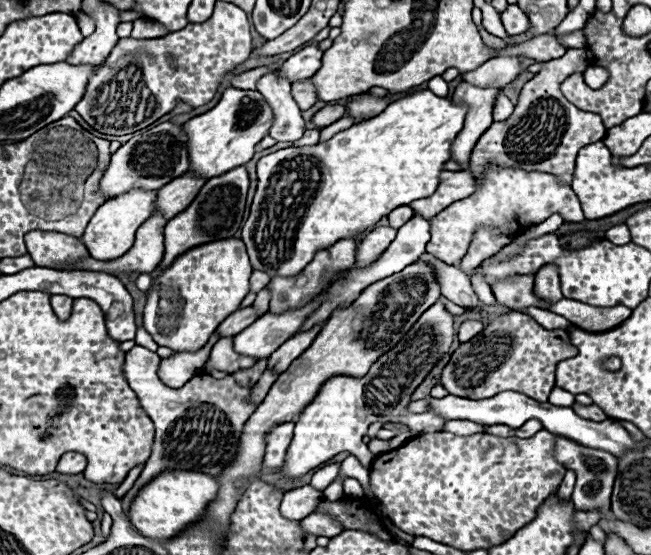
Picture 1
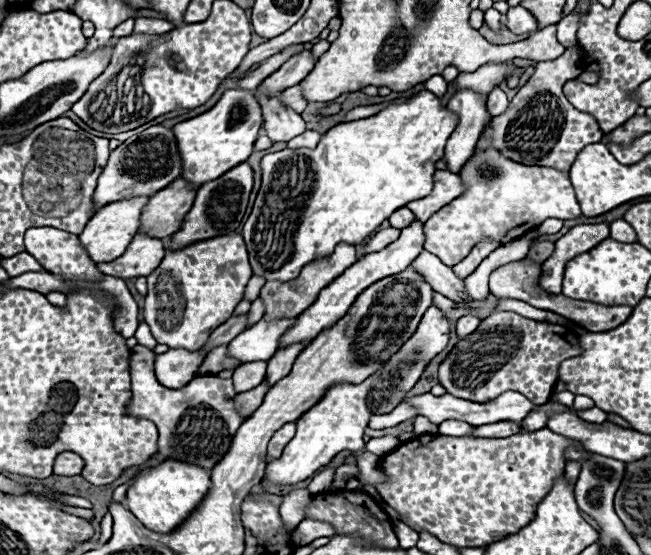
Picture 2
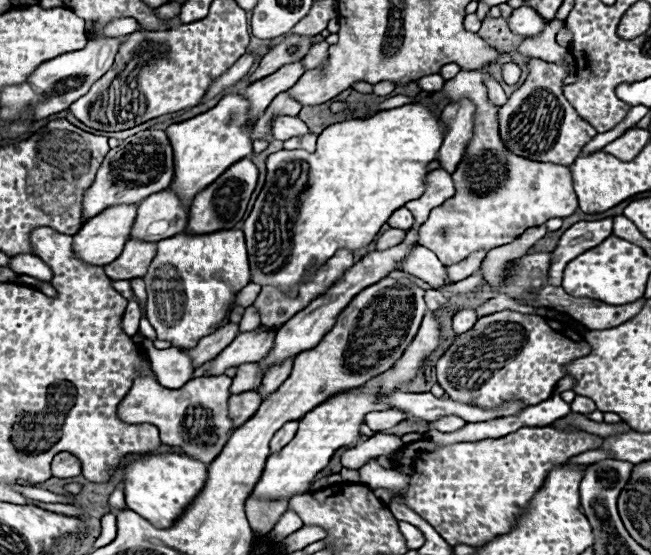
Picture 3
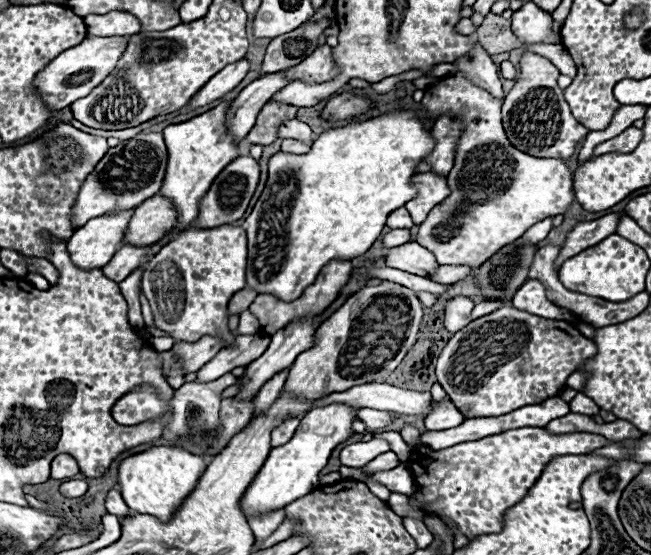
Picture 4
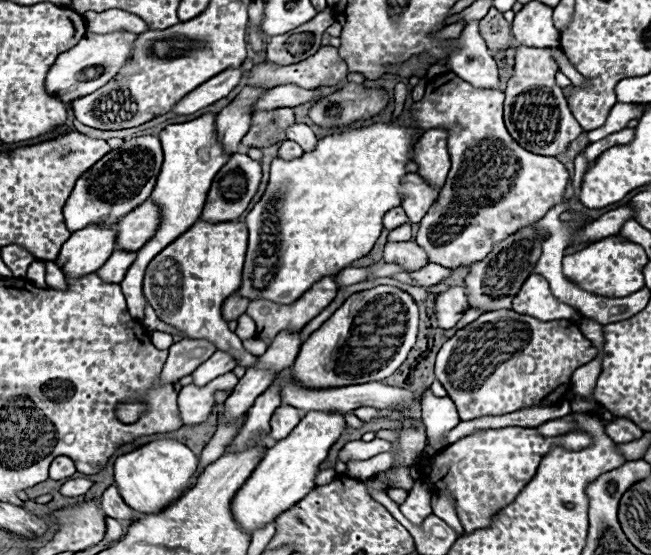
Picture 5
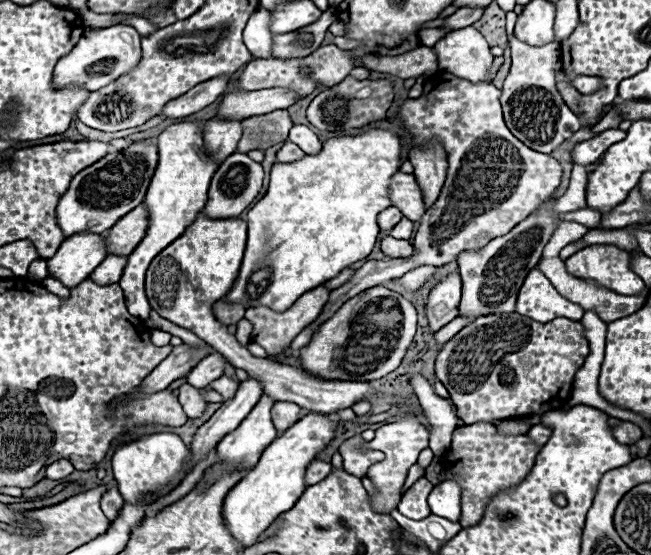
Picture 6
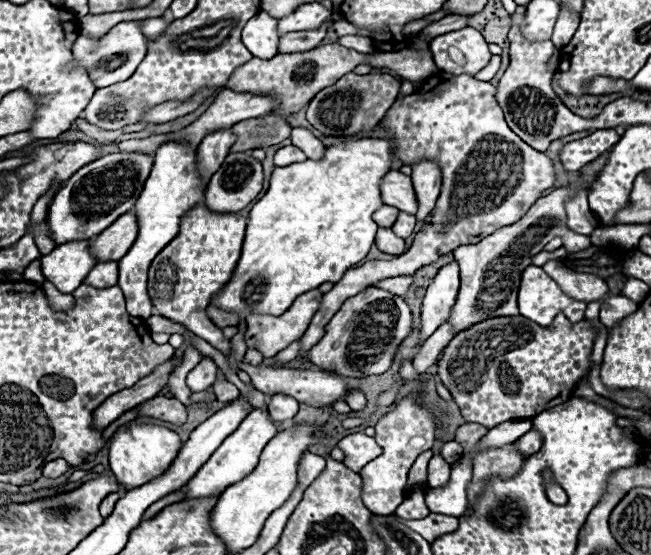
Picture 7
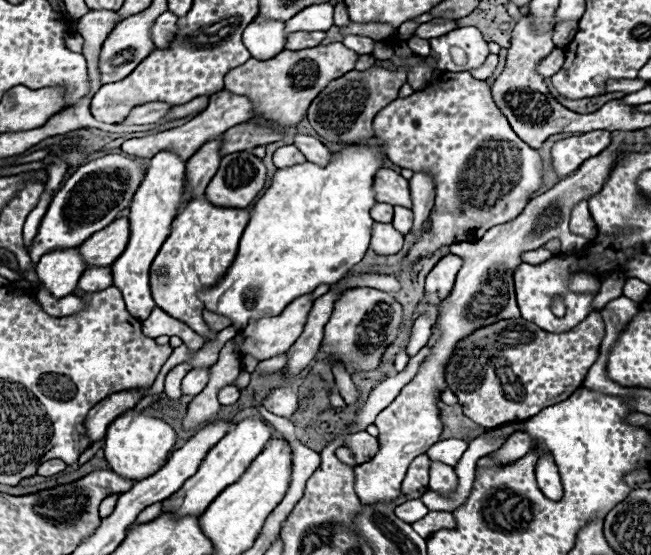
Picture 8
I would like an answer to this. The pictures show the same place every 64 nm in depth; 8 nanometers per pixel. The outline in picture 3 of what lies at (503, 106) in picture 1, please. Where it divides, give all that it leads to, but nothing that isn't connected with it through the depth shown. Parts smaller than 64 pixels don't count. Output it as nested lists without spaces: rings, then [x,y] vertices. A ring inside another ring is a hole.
[[[488,78],[488,80],[486,80],[486,88],[488,88],[488,96],[490,96],[492,104],[502,106],[502,104],[508,100],[506,94],[504,94],[504,90],[502,90],[502,86],[496,82],[496,78]]]

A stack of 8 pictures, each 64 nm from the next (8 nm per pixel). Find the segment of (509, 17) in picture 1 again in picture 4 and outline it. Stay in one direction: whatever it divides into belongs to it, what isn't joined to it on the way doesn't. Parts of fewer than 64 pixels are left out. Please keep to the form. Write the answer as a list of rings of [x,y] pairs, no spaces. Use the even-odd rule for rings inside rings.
[[[526,2],[514,12],[512,32],[522,44],[560,44],[560,34],[552,30],[552,16],[534,2]]]

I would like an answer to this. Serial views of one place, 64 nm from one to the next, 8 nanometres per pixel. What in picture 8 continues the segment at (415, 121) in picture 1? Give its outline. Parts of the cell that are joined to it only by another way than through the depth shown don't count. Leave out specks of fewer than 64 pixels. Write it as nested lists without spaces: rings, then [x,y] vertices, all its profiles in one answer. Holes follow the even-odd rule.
[[[354,144],[354,146],[346,146],[342,152],[334,152],[332,154],[332,162],[326,168],[320,168],[320,166],[316,166],[312,162],[296,164],[296,166],[290,166],[290,168],[280,168],[274,174],[274,180],[272,180],[270,188],[256,202],[256,206],[252,210],[250,224],[244,228],[244,234],[240,238],[240,246],[238,246],[238,252],[236,252],[236,260],[230,264],[230,268],[226,270],[226,274],[214,286],[208,286],[208,288],[202,288],[200,290],[200,300],[204,302],[206,310],[230,318],[232,320],[232,326],[236,330],[244,330],[250,320],[260,320],[264,316],[276,316],[276,314],[280,314],[292,300],[296,300],[298,296],[310,294],[320,284],[336,284],[354,264],[358,264],[362,260],[362,256],[368,250],[368,244],[370,244],[370,228],[372,228],[372,222],[374,222],[370,218],[370,206],[376,202],[374,200],[374,192],[372,192],[372,178],[376,174],[376,168],[382,168],[382,150],[380,148],[366,146],[366,144]]]

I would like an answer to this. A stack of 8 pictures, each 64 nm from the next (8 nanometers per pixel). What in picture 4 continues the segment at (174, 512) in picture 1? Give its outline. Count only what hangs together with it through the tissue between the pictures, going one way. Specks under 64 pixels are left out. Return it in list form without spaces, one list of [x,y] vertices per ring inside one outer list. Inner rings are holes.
[[[152,446],[140,454],[128,456],[118,466],[118,484],[124,502],[140,514],[152,514],[158,520],[170,520],[170,514],[182,504],[184,496],[192,492],[198,476],[206,464],[202,456],[196,456],[180,446]]]

